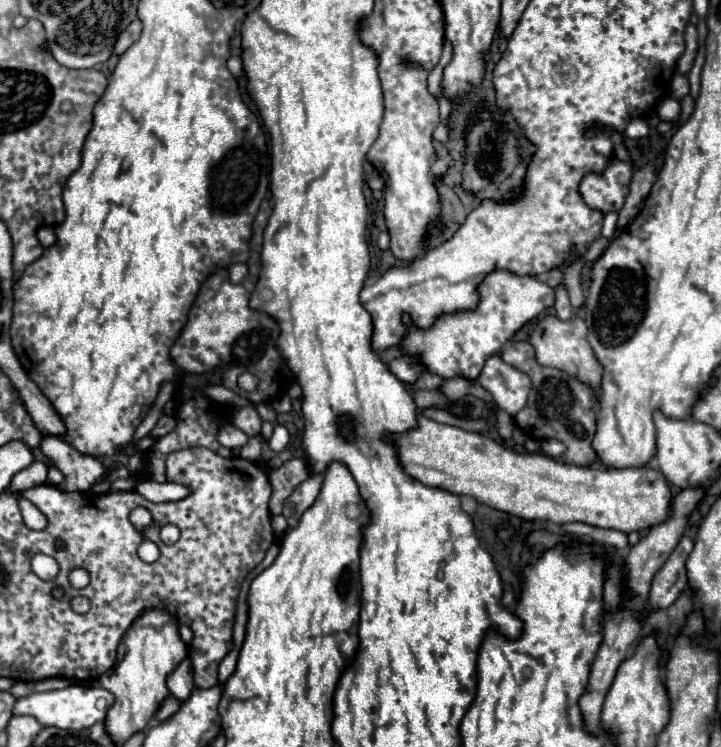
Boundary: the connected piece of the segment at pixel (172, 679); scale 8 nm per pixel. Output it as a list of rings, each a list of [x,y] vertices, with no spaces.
[[[184,658],[170,674],[168,674],[168,690],[172,696],[176,696],[180,702],[186,700],[194,688],[194,672],[190,658]]]

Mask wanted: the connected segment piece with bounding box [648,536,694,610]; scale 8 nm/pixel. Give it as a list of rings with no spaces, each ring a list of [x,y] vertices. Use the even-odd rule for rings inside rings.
[[[684,536],[676,550],[670,554],[670,558],[664,562],[664,566],[654,574],[652,578],[652,588],[650,588],[650,606],[654,610],[658,608],[668,608],[680,592],[686,588],[686,568],[684,562],[688,554],[692,552],[692,538]]]

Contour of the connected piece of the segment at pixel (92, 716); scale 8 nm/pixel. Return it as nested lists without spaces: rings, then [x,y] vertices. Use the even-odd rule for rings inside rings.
[[[72,684],[66,686],[62,690],[52,690],[52,692],[36,692],[30,694],[26,698],[16,700],[12,714],[14,716],[34,716],[44,728],[60,728],[60,730],[82,730],[82,728],[90,728],[96,722],[102,722],[106,718],[108,708],[114,702],[114,694],[104,690],[104,688],[96,688],[96,686],[80,686],[80,684]]]

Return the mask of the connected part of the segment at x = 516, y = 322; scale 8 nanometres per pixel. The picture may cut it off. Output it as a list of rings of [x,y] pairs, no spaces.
[[[492,270],[478,284],[478,304],[472,310],[440,314],[430,328],[418,328],[414,320],[404,314],[406,334],[400,340],[404,356],[418,358],[426,372],[440,378],[466,378],[478,380],[484,362],[492,356],[500,356],[504,344],[530,320],[540,316],[546,308],[554,306],[554,290],[536,280],[534,276],[518,276],[508,270]]]

